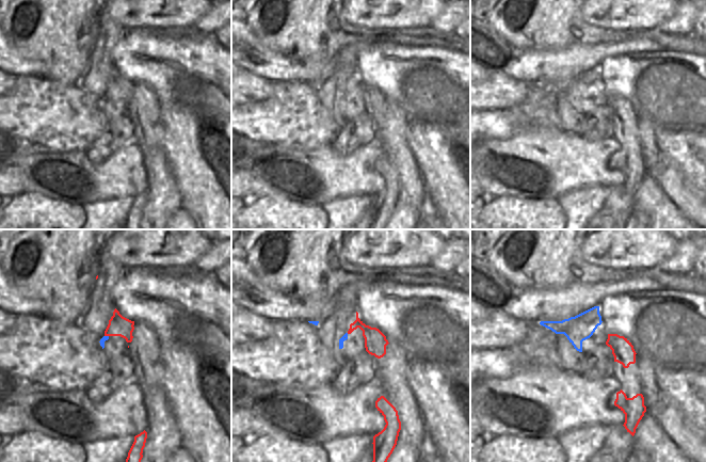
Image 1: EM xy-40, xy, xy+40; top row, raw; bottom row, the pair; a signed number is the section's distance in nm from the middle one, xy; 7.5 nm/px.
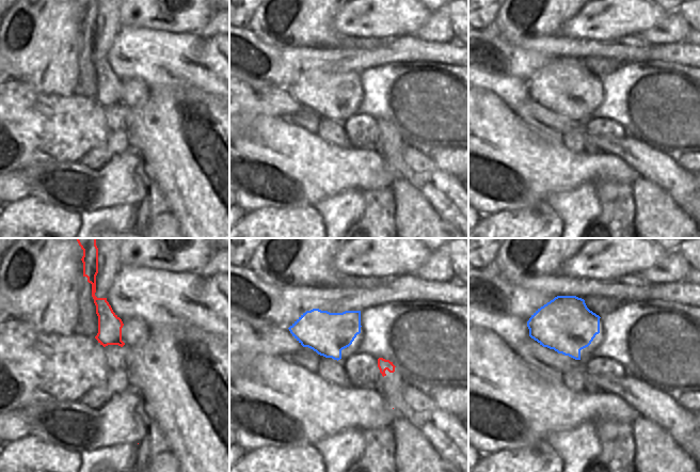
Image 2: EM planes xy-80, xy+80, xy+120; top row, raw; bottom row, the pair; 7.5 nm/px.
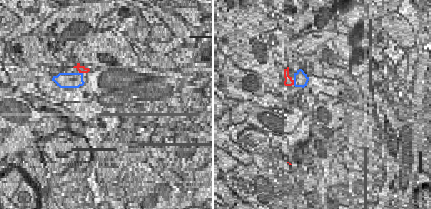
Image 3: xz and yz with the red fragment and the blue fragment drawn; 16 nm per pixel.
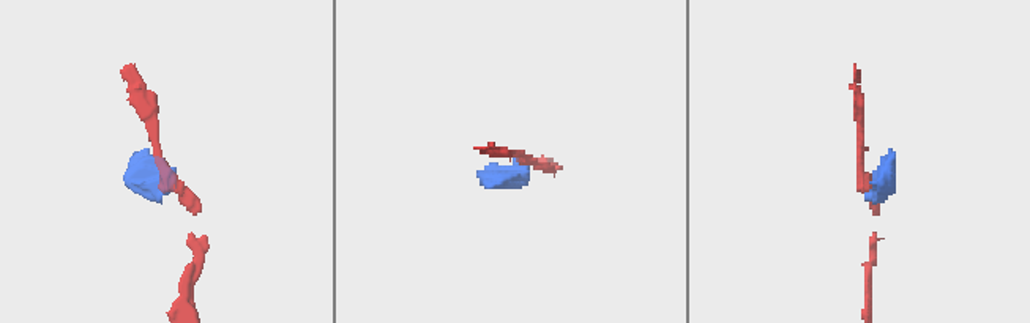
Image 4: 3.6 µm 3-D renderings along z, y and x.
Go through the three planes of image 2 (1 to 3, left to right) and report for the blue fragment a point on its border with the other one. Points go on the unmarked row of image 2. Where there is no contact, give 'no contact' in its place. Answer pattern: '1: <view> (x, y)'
1: no contact
2: no contact
3: no contact

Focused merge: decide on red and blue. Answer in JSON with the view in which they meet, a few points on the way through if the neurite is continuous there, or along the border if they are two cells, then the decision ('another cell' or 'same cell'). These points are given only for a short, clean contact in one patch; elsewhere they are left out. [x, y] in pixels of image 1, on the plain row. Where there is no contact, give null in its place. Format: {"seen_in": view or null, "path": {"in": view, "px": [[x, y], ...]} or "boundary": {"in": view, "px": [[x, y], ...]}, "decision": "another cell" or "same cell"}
{"seen_in": "xy-40", "boundary": {"in": "xy-40", "px": [[105, 96], [108, 97]]}, "decision": "another cell"}

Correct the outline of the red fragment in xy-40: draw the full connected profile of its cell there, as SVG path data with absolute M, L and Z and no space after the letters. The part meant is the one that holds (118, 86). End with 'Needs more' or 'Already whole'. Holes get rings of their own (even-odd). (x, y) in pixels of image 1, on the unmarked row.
M115 69L105 92L105 97L121 97L125 99L127 103L131 103L133 99L132 93L134 91L133 86L134 82L123 78Z. Already whole

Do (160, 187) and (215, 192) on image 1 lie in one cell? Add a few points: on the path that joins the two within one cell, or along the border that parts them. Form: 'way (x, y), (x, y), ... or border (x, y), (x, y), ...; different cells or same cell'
border (169, 165), (180, 196), (181, 207); different cells

